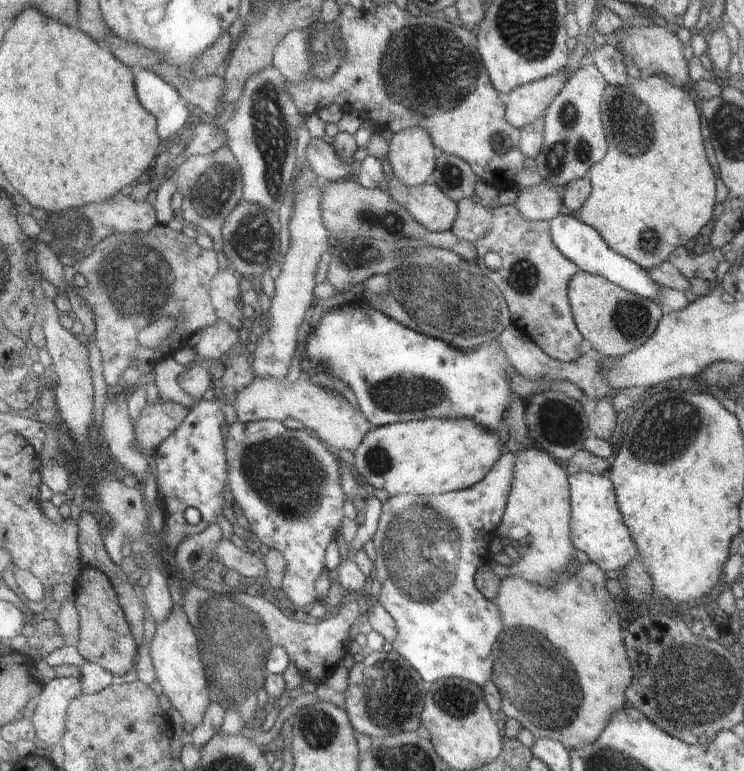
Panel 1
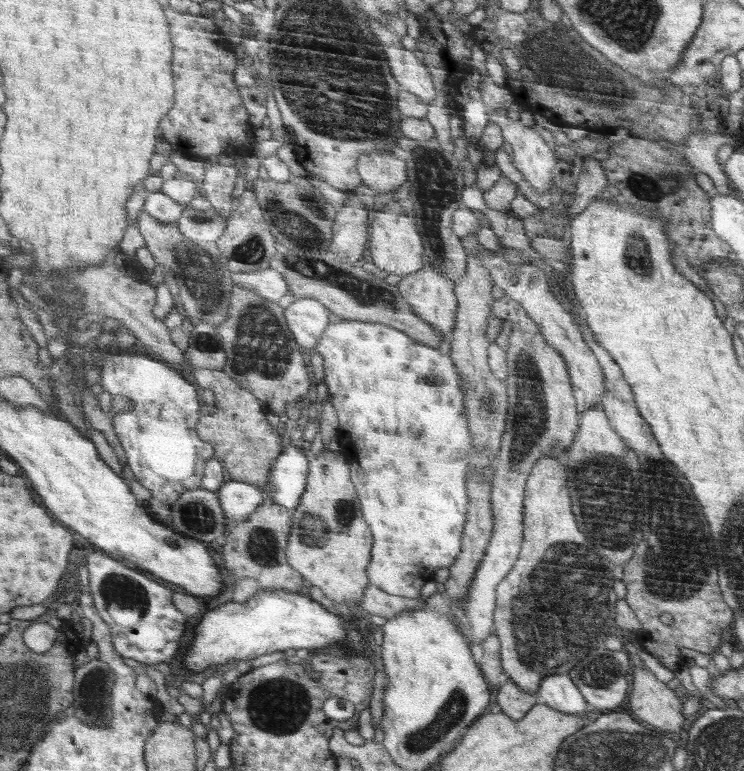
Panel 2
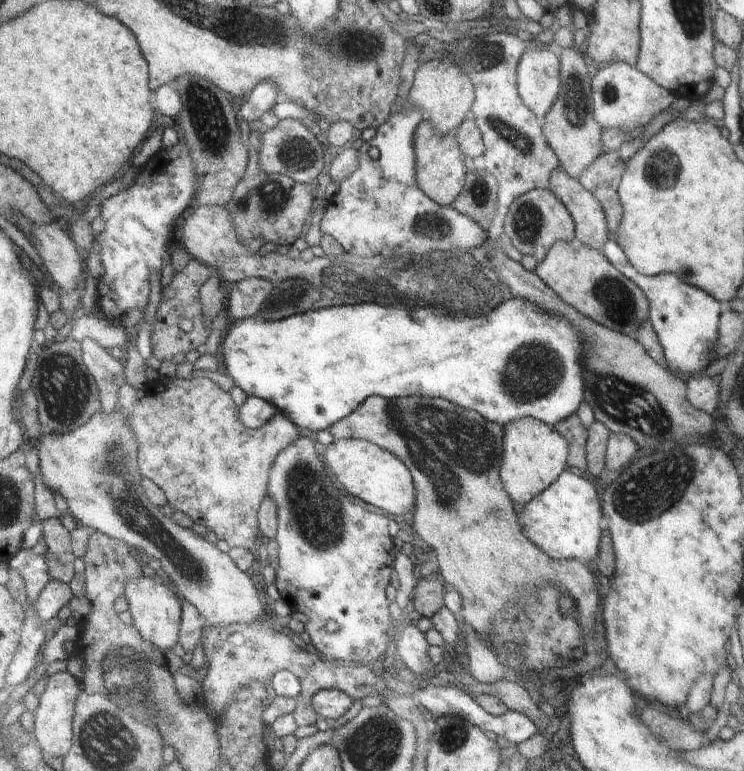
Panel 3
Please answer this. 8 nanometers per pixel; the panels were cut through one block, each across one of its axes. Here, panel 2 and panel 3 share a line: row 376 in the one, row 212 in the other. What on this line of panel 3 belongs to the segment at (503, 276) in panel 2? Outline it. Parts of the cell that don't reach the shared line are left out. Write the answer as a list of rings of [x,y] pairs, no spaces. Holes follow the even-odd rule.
[[[560,167],[551,174],[550,190],[570,211],[575,221],[575,238],[587,247],[601,251],[603,244],[612,237],[604,211],[594,195]]]

